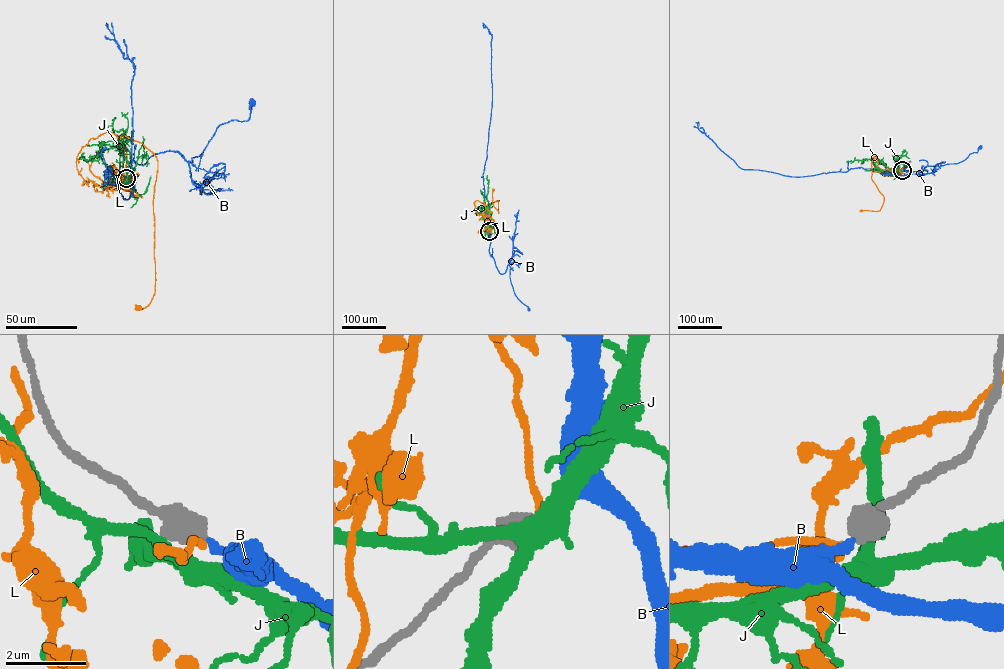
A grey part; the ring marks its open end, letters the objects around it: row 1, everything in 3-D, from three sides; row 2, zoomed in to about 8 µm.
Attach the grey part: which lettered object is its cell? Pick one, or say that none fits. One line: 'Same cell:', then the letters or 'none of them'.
Same cell: B

